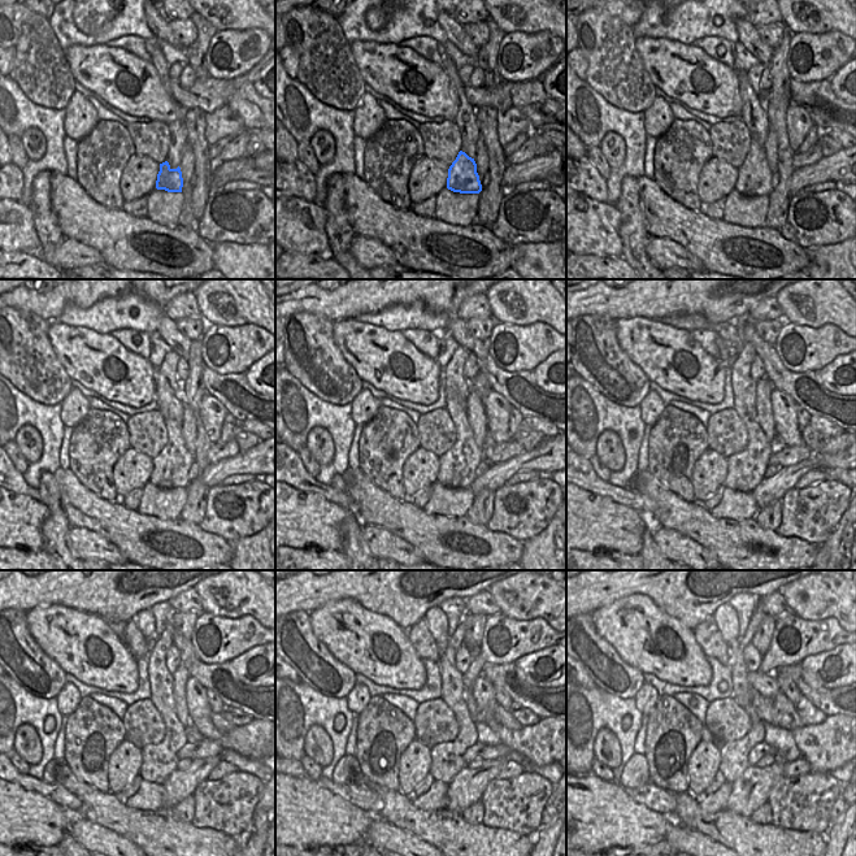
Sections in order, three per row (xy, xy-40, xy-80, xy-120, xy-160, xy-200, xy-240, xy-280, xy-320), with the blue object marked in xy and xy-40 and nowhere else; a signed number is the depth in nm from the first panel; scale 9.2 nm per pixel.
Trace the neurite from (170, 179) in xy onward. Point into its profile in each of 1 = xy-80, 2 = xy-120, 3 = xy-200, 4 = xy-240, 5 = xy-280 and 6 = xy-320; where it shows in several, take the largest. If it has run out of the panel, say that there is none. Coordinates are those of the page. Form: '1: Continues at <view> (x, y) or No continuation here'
1: Continues at xy-80 (754, 176)
2: Continues at xy-120 (170, 468)
3: Continues at xy-200 (746, 469)
4: Continues at xy-240 (159, 761)
5: Continues at xy-280 (447, 761)
6: Continues at xy-320 (734, 756).

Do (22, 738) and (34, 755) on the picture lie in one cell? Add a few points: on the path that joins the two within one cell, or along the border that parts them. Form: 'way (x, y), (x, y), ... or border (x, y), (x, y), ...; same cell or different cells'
way (26, 742), (30, 751); same cell

